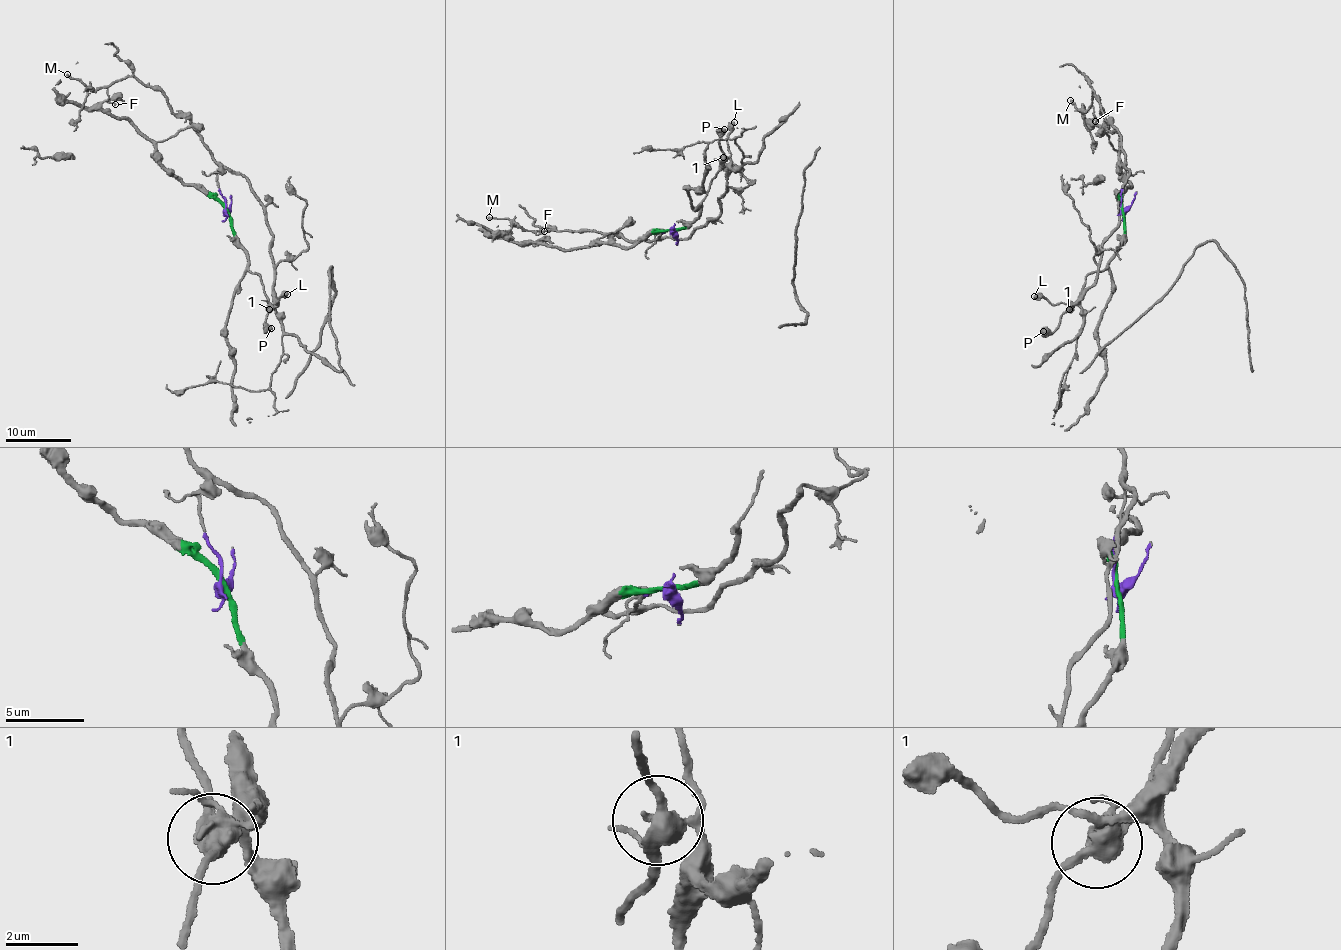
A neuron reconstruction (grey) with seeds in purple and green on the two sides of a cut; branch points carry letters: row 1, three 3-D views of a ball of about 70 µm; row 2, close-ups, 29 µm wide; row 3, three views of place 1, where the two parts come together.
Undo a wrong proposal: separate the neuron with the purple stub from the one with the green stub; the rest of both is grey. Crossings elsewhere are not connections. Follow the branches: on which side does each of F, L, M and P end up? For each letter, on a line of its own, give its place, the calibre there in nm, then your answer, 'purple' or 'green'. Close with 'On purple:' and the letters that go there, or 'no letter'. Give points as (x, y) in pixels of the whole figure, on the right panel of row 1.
F: (1095, 121) | 120 nm | purple
L: (1034, 296) | 550 nm | purple
M: (1070, 100) | 220 nm | purple
P: (1043, 331) | 800 nm | green
On purple: F, L, M

